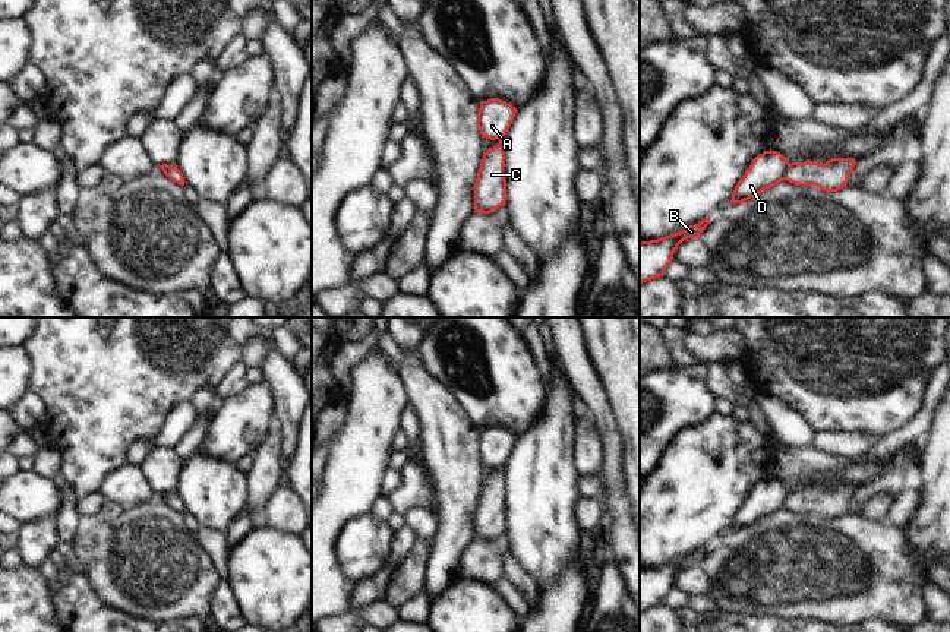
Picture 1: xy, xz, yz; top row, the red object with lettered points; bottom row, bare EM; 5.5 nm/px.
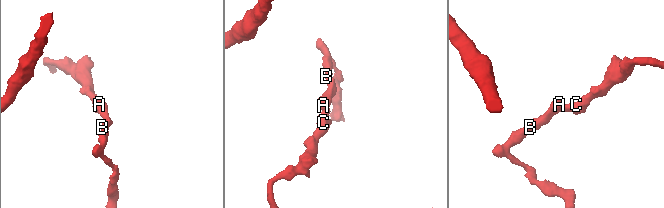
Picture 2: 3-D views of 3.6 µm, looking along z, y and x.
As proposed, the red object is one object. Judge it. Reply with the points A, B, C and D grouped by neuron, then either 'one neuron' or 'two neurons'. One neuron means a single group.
A B D / C; two neurons

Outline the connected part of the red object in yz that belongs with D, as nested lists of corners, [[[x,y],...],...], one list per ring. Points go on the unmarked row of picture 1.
[[[777,478],[757,483],[736,512],[730,531],[742,531],[785,508],[789,490]]]

